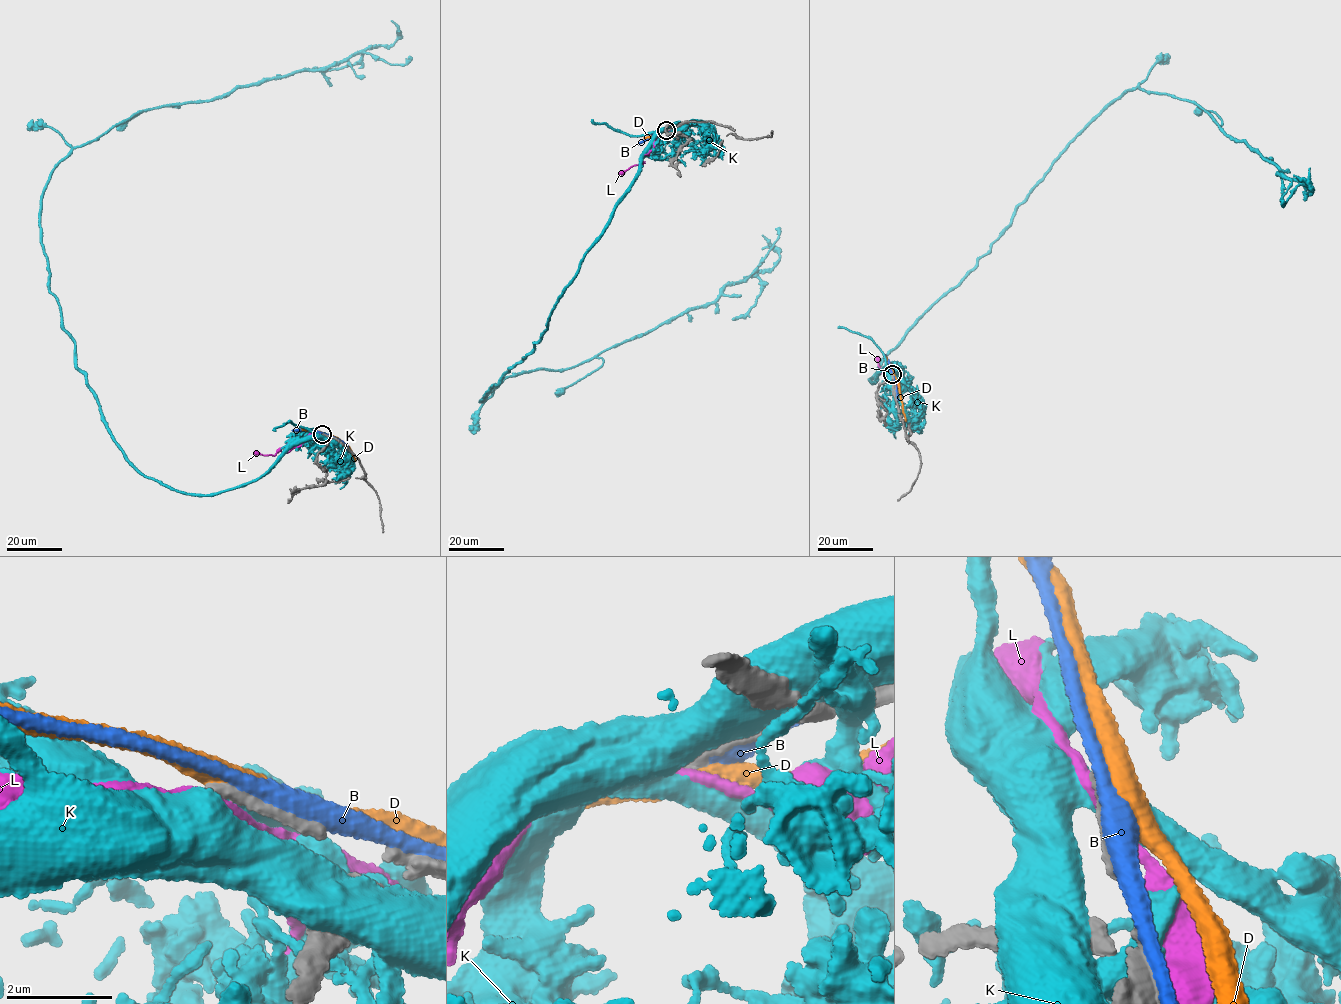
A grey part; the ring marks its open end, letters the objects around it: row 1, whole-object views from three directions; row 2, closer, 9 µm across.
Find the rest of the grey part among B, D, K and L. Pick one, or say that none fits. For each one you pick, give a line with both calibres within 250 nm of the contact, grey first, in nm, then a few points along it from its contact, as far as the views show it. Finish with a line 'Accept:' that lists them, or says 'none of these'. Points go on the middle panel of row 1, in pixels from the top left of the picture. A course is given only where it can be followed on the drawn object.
Accept: none of these

